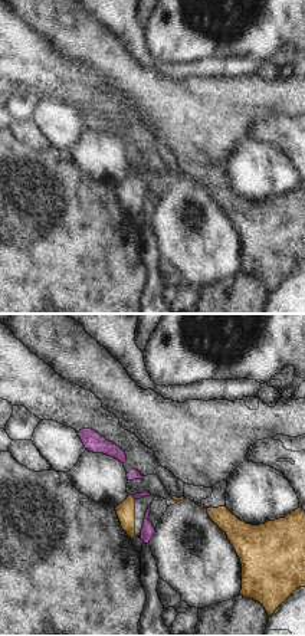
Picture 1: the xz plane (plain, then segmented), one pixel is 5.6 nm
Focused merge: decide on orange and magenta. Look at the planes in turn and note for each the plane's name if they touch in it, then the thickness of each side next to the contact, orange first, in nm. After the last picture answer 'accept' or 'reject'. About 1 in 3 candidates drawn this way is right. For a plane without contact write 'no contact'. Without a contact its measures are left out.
meets orange in xz; 110 nm thick on the orange side, 30 nm on the other

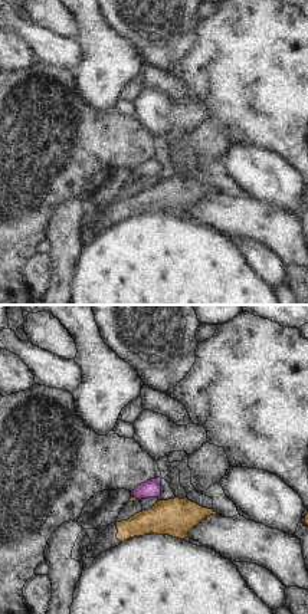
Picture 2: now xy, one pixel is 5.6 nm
meets orange in xy; 30 nm thick on the orange side, 100 nm on the other

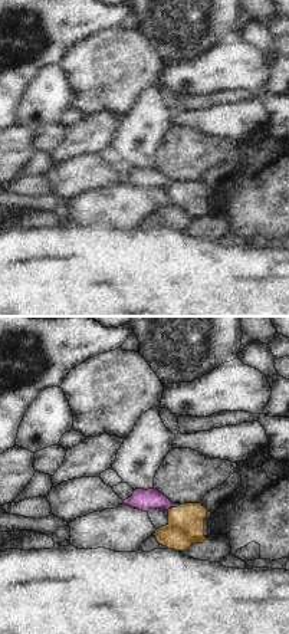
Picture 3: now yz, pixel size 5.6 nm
meets orange in yz; 200 nm thick on the orange side, 120 nm on the other

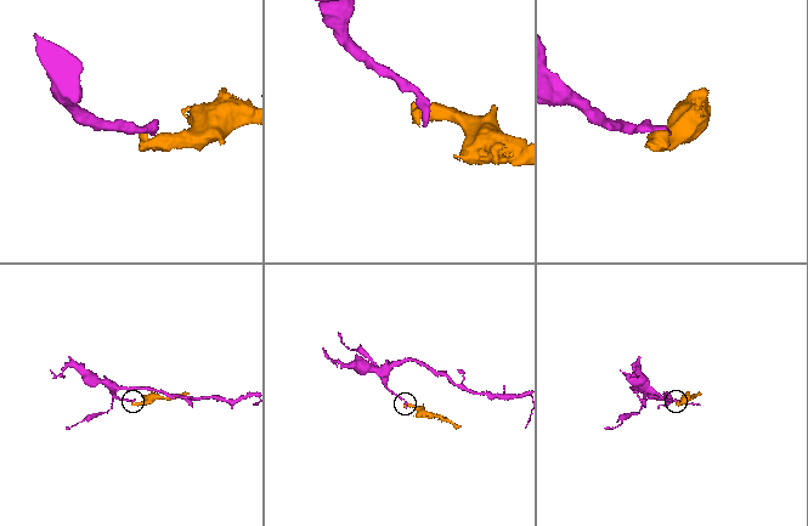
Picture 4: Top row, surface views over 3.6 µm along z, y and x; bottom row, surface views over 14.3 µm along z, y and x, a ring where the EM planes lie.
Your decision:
reject

